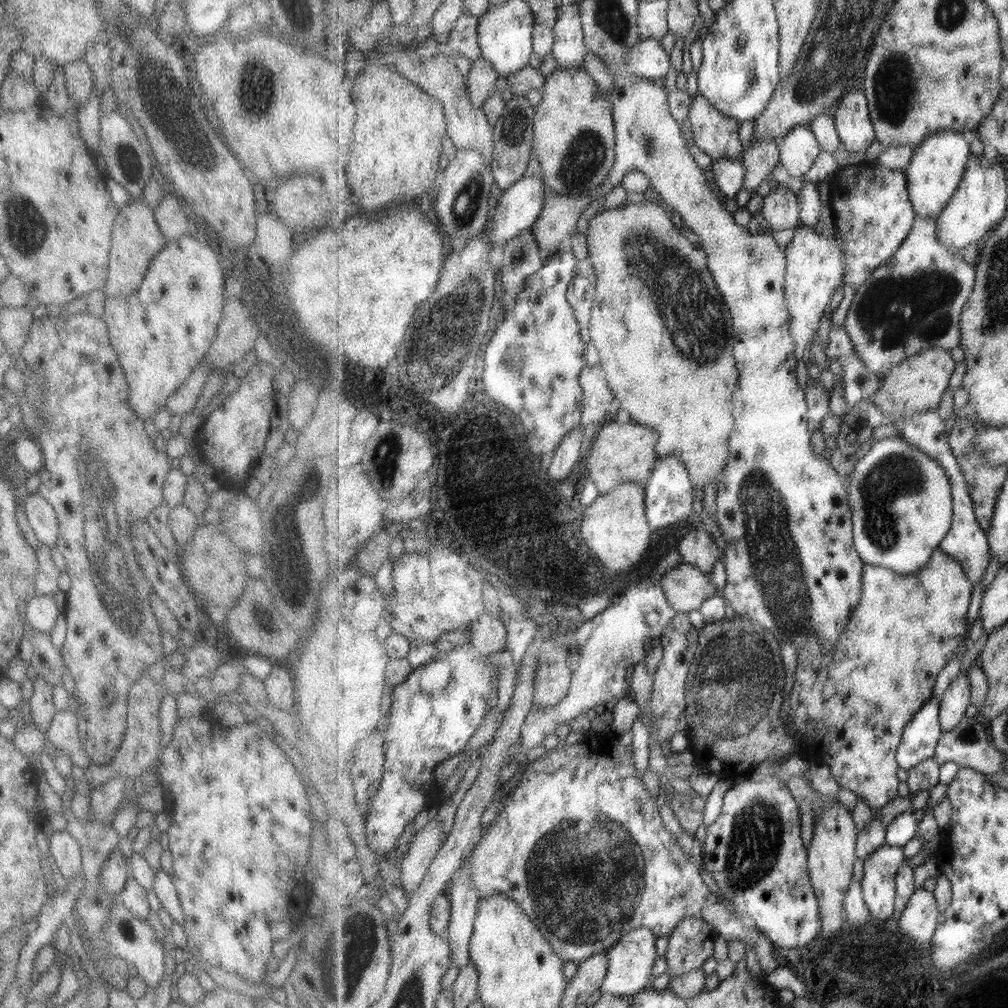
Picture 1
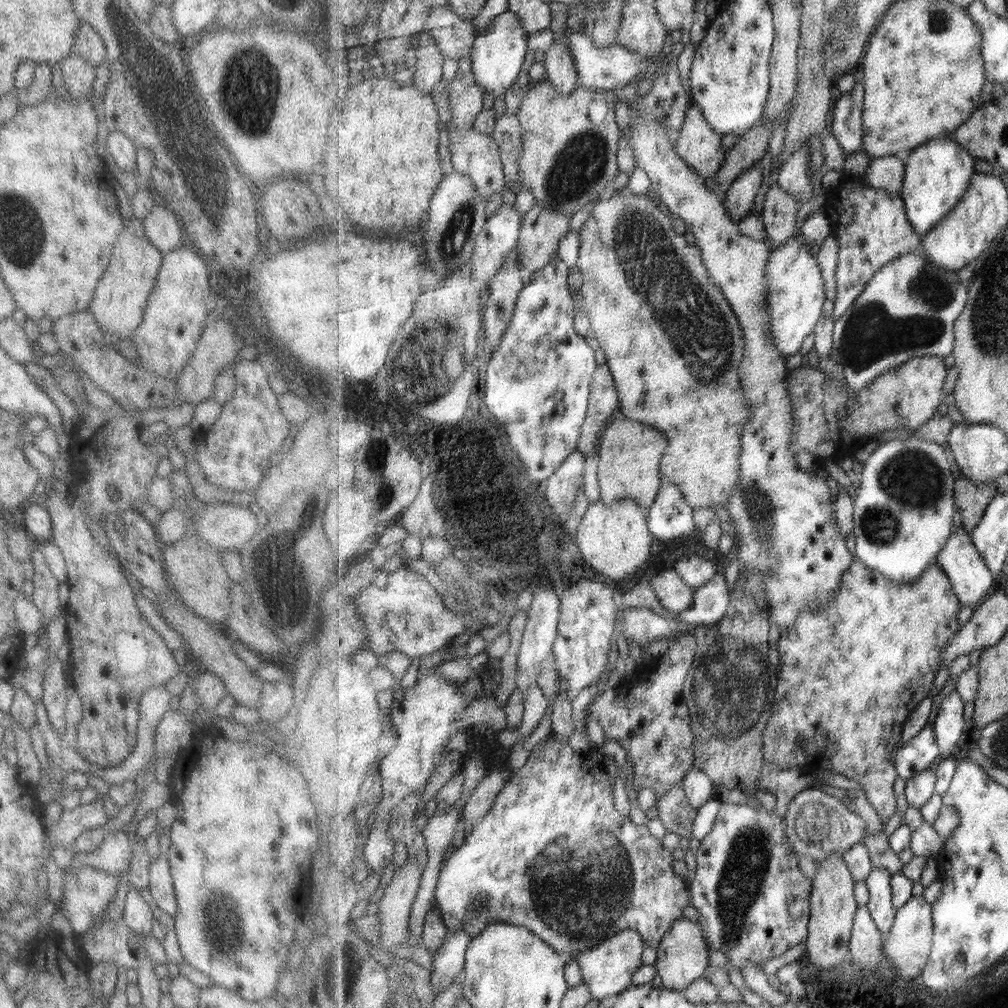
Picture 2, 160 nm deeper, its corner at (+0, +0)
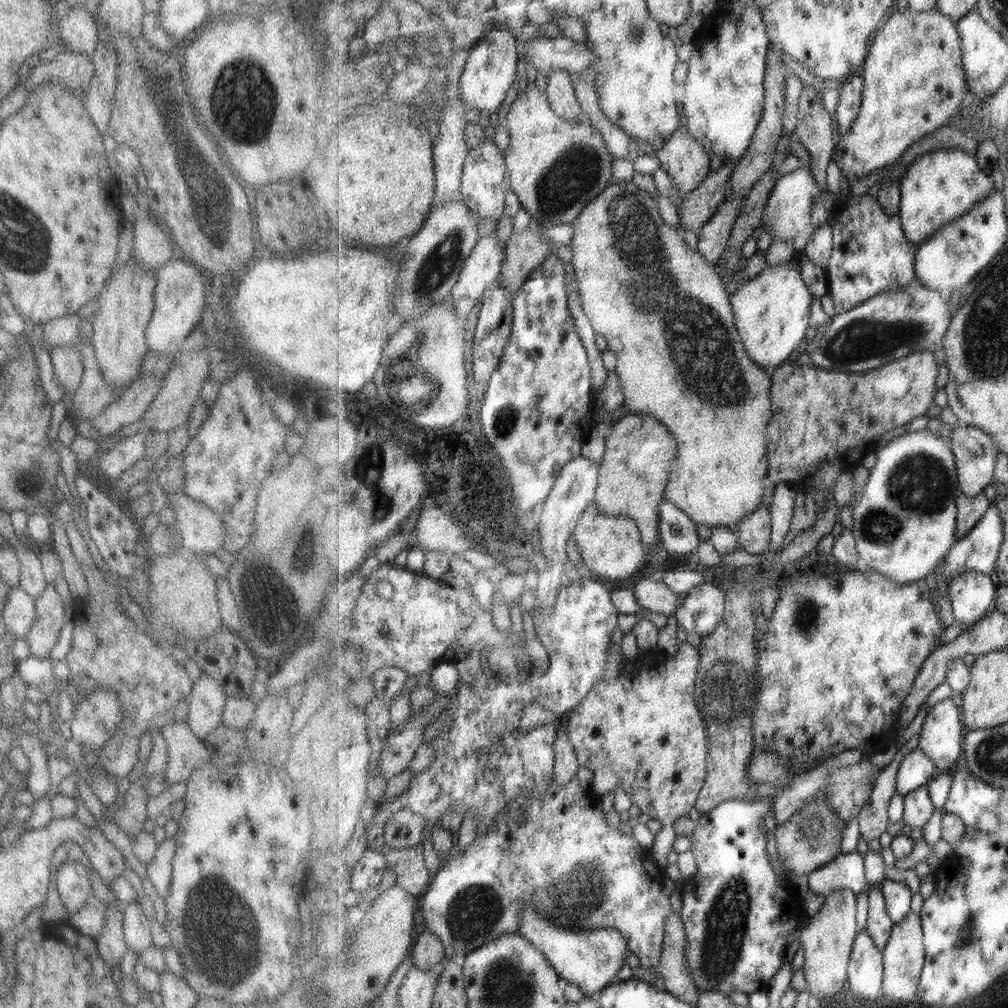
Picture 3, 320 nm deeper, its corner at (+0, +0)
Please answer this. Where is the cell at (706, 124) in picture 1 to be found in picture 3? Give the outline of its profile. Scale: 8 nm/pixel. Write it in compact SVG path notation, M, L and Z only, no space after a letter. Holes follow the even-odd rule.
M685 125L679 127L670 139L665 142L664 146L657 151L652 149L650 142L641 141L640 149L643 154L653 155L658 158L663 169L668 169L671 177L675 178L675 183L681 193L689 194L694 192L701 184L711 175L711 150L705 149L688 131Z

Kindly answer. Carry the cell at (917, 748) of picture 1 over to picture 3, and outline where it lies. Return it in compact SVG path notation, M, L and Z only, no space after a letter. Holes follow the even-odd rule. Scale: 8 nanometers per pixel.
M920 748L902 760L896 778L896 791L903 796L928 784L940 771Z

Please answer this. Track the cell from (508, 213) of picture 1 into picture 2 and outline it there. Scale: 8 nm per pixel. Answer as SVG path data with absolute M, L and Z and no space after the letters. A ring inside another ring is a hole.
M504 204L488 218L485 229L476 238L469 264L474 280L488 285L495 278L518 246L523 219L514 205Z

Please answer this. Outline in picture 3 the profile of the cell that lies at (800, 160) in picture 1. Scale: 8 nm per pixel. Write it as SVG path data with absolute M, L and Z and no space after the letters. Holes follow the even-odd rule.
M801 165L795 171L779 177L777 180L775 189L769 197L762 225L774 232L772 235L775 242L777 240L792 240L794 255L798 255L807 248L814 230L827 223L827 218L832 216L831 211L834 208L833 194L828 190L821 191L810 168Z

